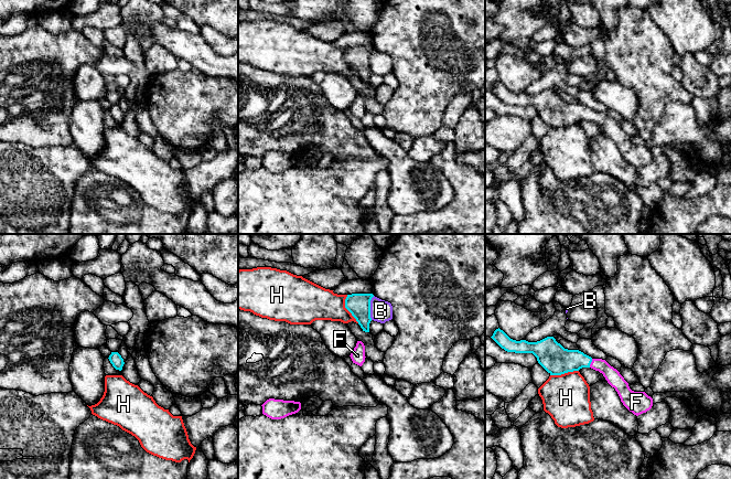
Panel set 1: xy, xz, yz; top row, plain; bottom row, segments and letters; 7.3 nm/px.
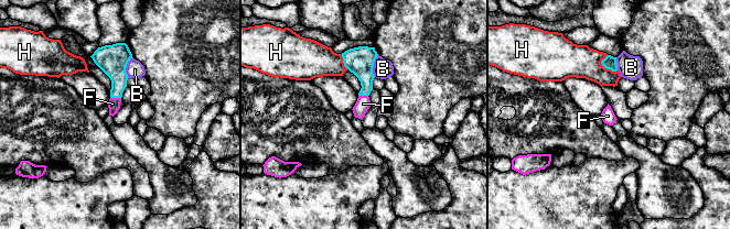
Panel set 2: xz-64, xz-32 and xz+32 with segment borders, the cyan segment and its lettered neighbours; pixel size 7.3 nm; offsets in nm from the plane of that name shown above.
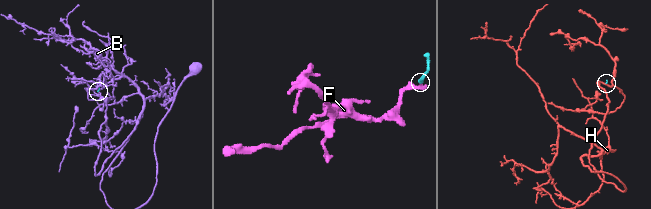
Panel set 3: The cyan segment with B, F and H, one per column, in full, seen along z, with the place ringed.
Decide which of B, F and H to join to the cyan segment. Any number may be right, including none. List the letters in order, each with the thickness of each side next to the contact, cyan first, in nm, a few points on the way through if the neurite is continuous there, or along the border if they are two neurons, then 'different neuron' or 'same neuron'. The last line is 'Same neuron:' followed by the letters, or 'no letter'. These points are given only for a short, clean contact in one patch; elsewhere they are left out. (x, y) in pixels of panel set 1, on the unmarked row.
B: calibres 170 and 160 nm; border xz (374, 49), (371, 53), (371, 72); different neuron
F: calibres 220 and 110 nm; way yz (556, 113), (582, 113), (590, 116), (602, 118), (612, 128); same neuron
H: calibres 170 and 260 nm; border xz (346, 48), (345, 61), (358, 75); different neuron
Same neuron: F

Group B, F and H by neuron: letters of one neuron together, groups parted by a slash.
B / F / H

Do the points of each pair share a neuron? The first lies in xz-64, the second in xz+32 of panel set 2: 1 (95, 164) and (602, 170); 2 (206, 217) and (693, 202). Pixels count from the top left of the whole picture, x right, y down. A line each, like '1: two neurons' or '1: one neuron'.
1: two neurons
2: two neurons

